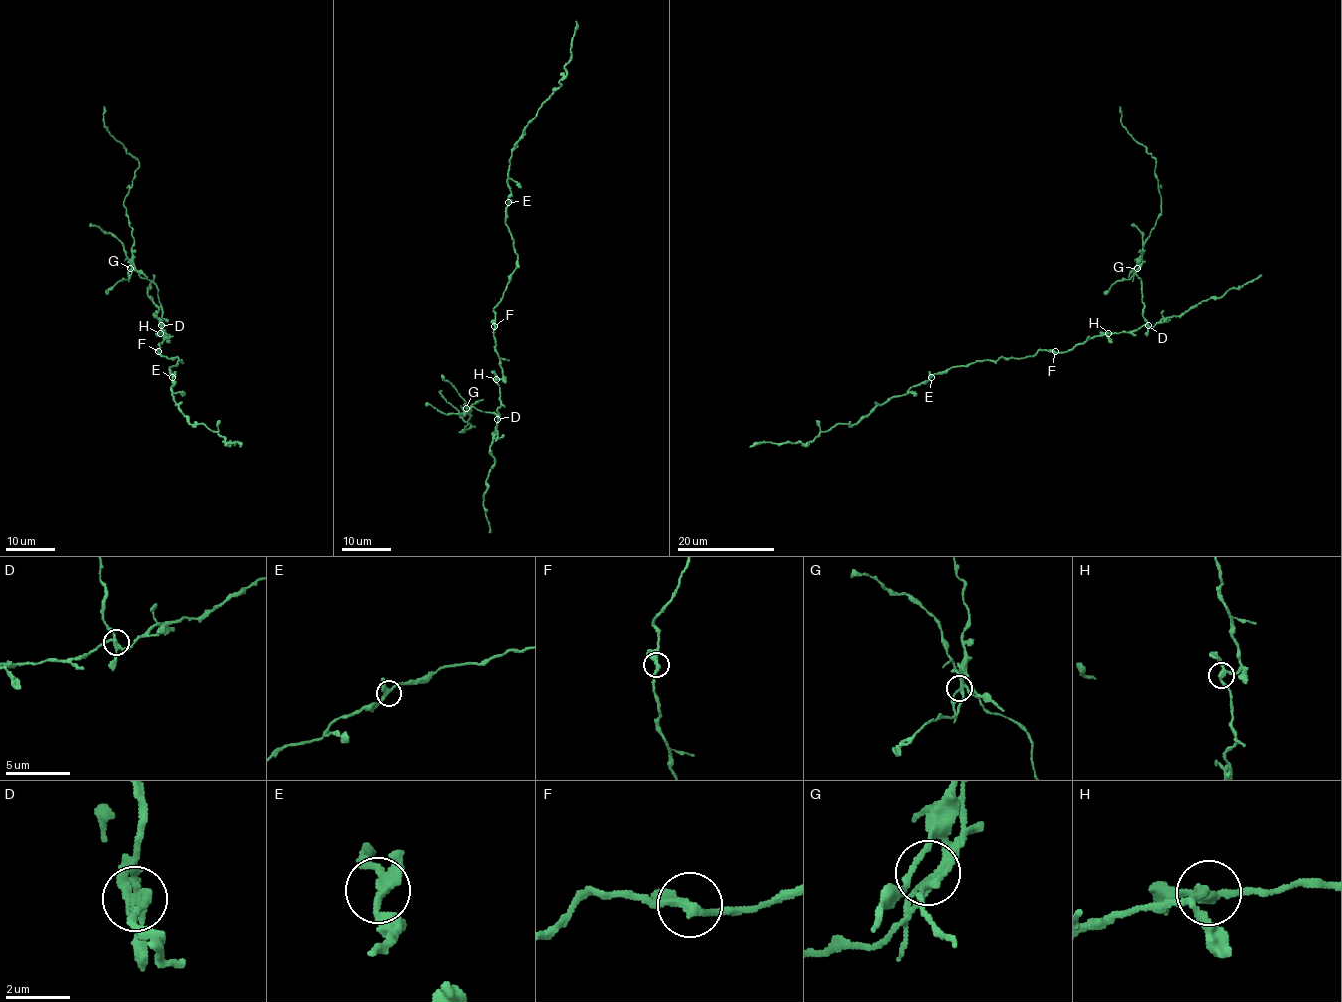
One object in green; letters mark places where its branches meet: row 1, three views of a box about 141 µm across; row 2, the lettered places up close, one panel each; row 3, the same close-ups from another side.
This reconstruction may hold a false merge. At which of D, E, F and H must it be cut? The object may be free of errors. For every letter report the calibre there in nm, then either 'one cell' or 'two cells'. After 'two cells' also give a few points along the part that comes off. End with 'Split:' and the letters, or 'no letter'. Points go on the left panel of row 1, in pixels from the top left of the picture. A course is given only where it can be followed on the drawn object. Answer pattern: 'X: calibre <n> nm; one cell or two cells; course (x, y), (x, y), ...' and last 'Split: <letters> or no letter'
D: calibre 240 nm; two cells; course (161, 324), (157, 287), (132, 266), (134, 239), (123, 203), (139, 162), (110, 134), (103, 122), (103, 106)
E: calibre 260 nm; one cell
F: calibre 240 nm; one cell
H: calibre 260 nm; one cell
Split: D

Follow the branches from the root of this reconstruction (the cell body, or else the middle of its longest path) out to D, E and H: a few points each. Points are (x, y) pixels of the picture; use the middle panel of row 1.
D: (493, 331), (503, 375), (497, 381), (501, 403), (497, 419)
E: (493, 331), (493, 309), (501, 300), (518, 261), (505, 223), (508, 202)
H: (493, 331), (503, 375), (496, 379)

